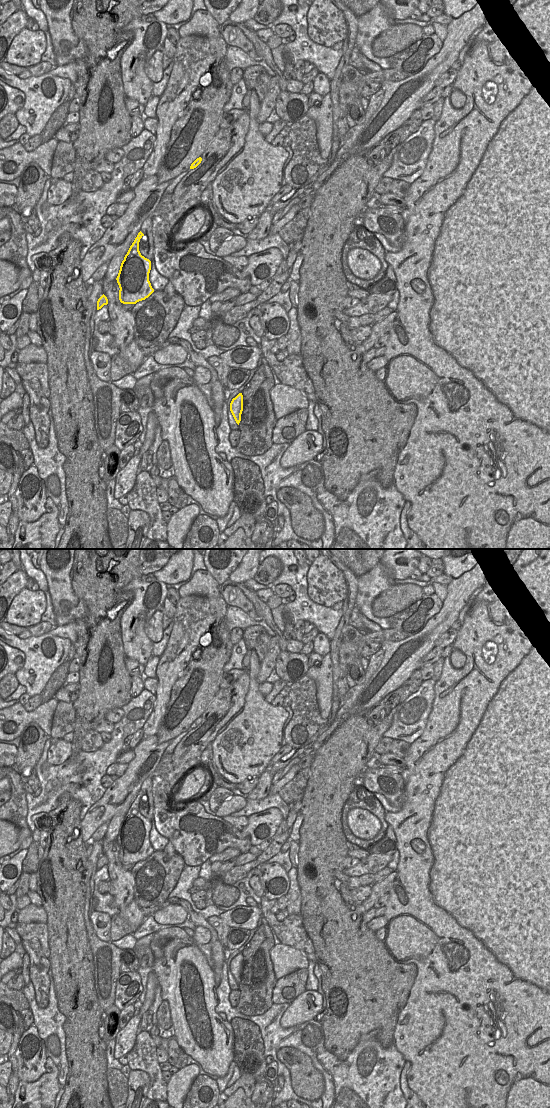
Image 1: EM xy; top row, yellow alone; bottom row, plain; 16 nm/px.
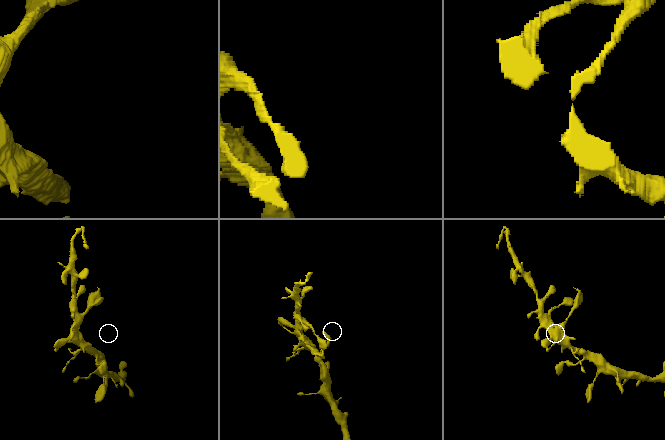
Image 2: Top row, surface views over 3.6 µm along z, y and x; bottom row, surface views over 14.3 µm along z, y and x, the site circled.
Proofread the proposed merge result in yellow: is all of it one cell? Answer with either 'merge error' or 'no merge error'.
no merge error

